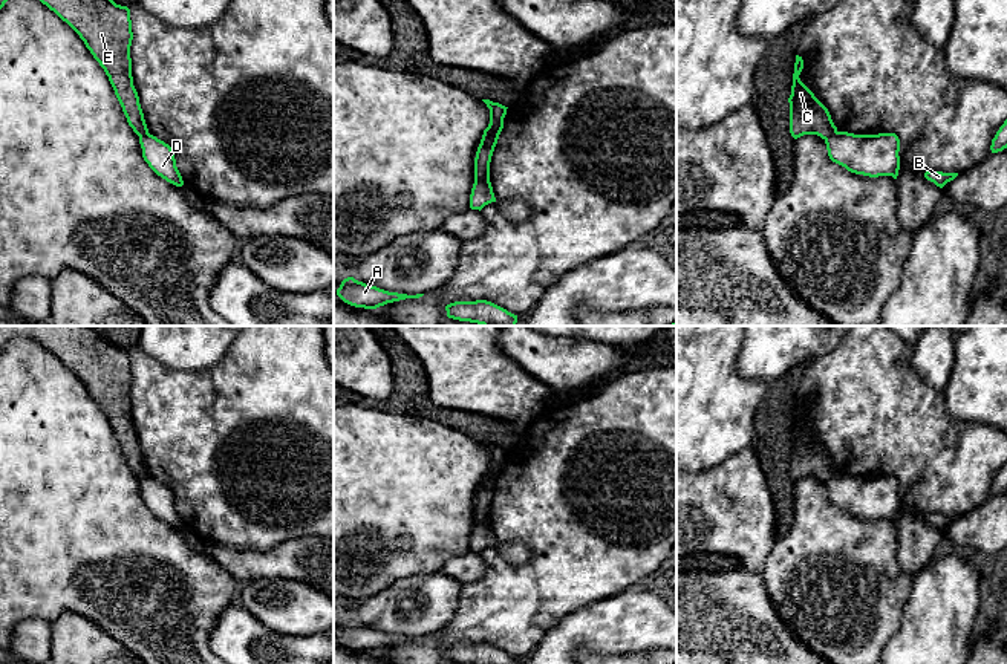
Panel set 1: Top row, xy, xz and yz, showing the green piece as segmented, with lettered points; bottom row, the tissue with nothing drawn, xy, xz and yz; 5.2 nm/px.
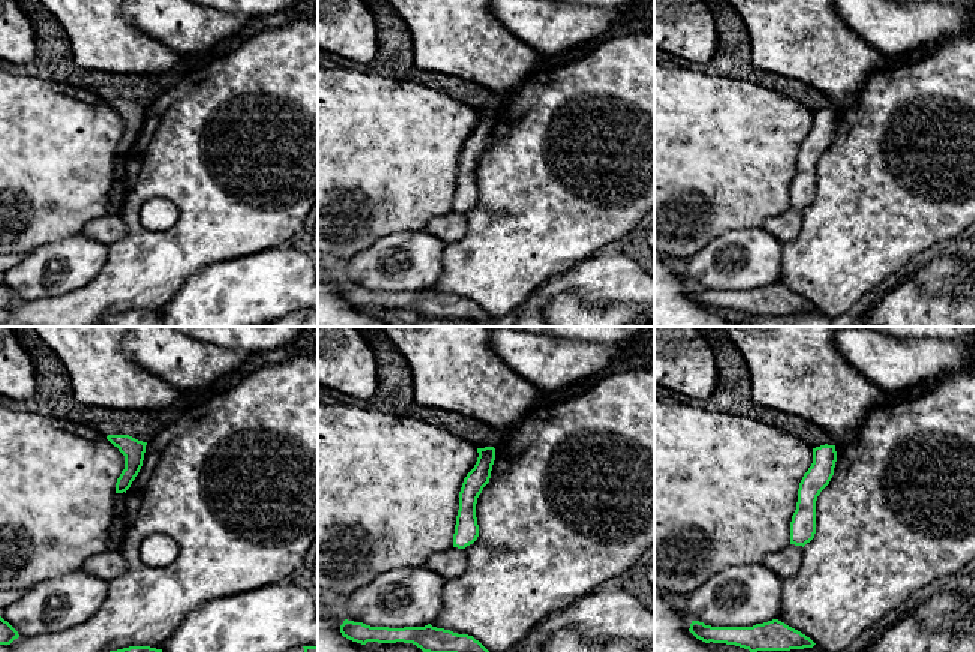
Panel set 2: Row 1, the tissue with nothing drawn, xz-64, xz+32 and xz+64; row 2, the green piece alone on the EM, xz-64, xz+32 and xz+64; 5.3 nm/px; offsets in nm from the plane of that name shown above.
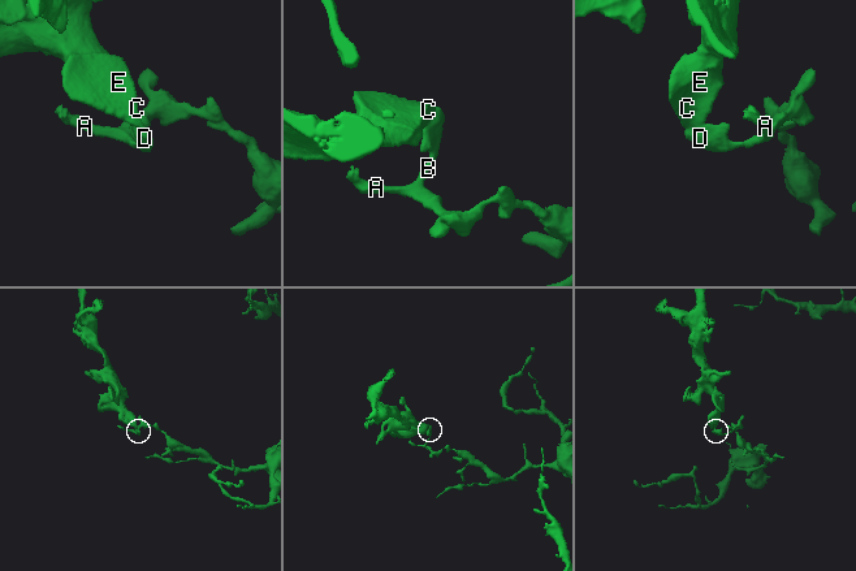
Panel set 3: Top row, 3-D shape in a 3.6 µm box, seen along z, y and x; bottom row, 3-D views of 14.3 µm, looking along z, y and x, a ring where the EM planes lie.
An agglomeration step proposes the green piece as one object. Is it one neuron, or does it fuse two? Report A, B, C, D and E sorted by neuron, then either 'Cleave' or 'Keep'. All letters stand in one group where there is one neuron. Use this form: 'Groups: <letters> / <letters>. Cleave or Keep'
Groups: A B D / C E. Cleave

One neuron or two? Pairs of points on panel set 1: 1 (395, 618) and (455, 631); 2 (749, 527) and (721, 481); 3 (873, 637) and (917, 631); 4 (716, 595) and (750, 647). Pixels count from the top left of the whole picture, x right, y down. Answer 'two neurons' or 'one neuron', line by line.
1: two neurons
2: one neuron
3: two neurons
4: one neuron

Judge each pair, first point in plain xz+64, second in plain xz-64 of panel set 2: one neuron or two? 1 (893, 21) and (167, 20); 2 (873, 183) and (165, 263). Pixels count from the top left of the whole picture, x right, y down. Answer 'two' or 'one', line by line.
1: one
2: one

